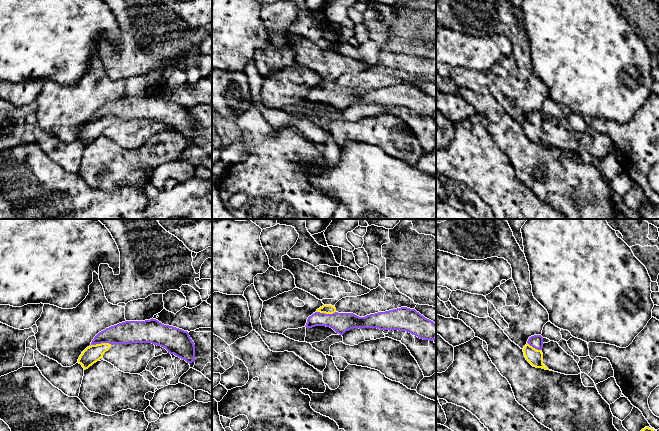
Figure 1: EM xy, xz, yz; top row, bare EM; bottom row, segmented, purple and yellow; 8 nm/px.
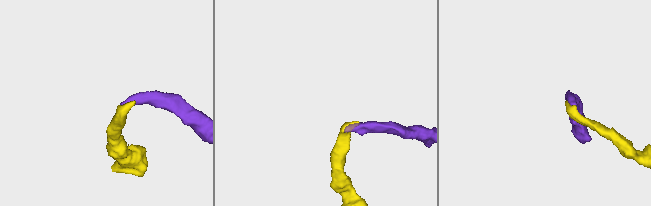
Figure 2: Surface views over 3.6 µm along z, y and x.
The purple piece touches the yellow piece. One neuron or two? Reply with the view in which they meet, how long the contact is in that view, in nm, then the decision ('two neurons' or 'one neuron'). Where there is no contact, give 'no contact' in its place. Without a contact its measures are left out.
xy | 180 nm | one neuron

